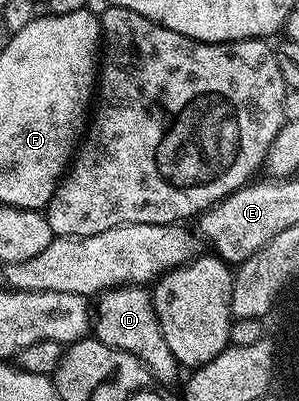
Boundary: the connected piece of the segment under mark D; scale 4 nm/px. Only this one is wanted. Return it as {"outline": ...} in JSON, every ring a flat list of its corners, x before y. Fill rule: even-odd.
{"outline":[[125,285,118,289,108,289,98,294,93,305,93,336,95,340,114,349,133,354,150,371,152,378,163,385,171,385,179,377,179,360,169,351,165,335,161,335,161,323,155,314,151,293,138,285]]}

